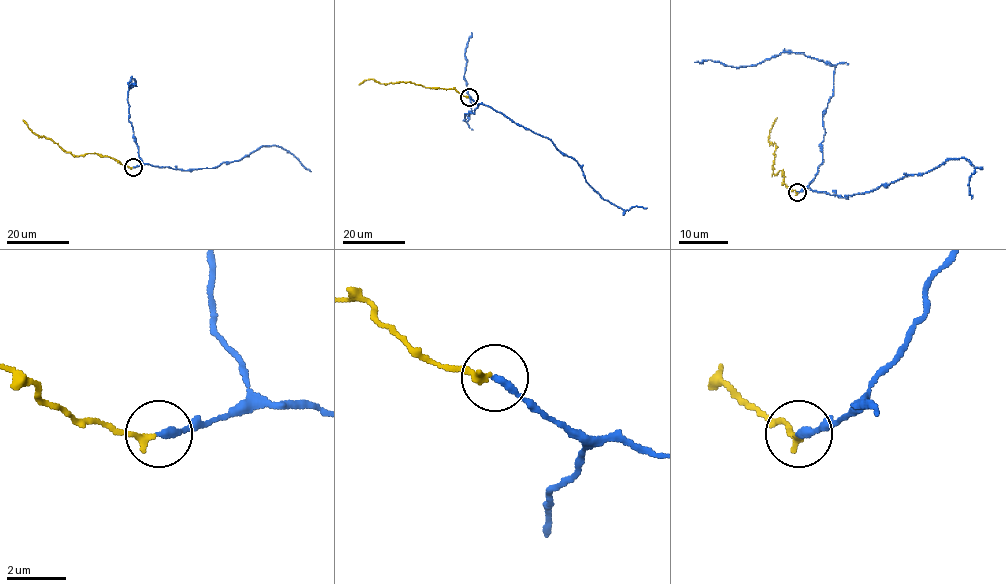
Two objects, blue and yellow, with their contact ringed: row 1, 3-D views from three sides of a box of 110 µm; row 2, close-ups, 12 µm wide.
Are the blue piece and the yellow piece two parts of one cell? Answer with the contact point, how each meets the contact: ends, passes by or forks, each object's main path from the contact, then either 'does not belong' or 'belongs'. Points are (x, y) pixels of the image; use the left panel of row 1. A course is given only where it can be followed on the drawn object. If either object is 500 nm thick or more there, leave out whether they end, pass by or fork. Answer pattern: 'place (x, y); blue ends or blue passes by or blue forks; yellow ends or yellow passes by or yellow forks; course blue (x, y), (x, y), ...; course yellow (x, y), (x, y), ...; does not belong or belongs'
place (133, 167); blue ends; yellow ends; course blue (133, 167), (142, 164), (183, 170), (212, 168), (223, 162), (240, 159), (262, 146), (278, 145), (311, 171); course yellow (132, 167), (96, 153), (73, 156), (50, 139), (34, 134), (23, 120); does not belong

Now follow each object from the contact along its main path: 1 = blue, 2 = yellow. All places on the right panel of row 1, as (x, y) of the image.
1: (796, 192), (806, 188), (841, 197), (873, 191), (949, 159), (965, 158), (975, 167), (969, 179), (971, 199)
2: (796, 192), (784, 183), (783, 170), (773, 174), (775, 144), (768, 140), (777, 117)

